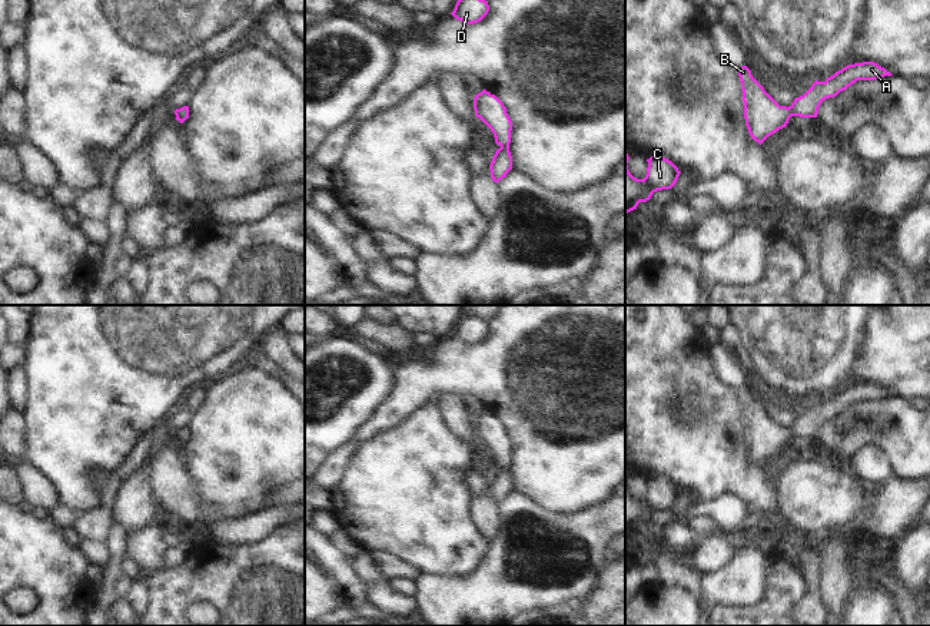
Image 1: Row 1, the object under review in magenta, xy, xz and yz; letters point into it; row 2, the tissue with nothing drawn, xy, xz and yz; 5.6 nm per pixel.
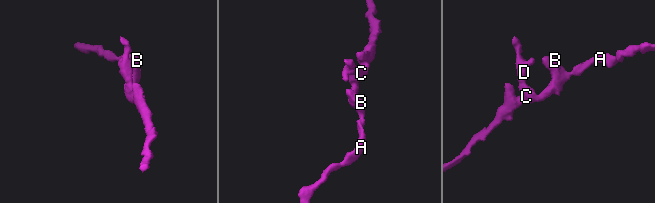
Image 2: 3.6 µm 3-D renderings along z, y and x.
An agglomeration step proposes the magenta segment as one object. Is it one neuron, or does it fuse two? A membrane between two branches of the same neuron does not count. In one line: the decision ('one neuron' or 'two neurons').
one neuron

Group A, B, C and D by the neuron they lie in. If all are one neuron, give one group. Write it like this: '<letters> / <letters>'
A B C D

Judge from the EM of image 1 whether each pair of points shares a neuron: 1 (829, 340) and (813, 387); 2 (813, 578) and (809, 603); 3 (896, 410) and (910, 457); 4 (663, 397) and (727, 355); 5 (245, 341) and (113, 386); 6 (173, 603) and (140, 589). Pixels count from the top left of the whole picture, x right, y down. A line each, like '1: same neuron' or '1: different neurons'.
1: same neuron
2: same neuron
3: same neuron
4: different neurons
5: same neuron
6: different neurons

